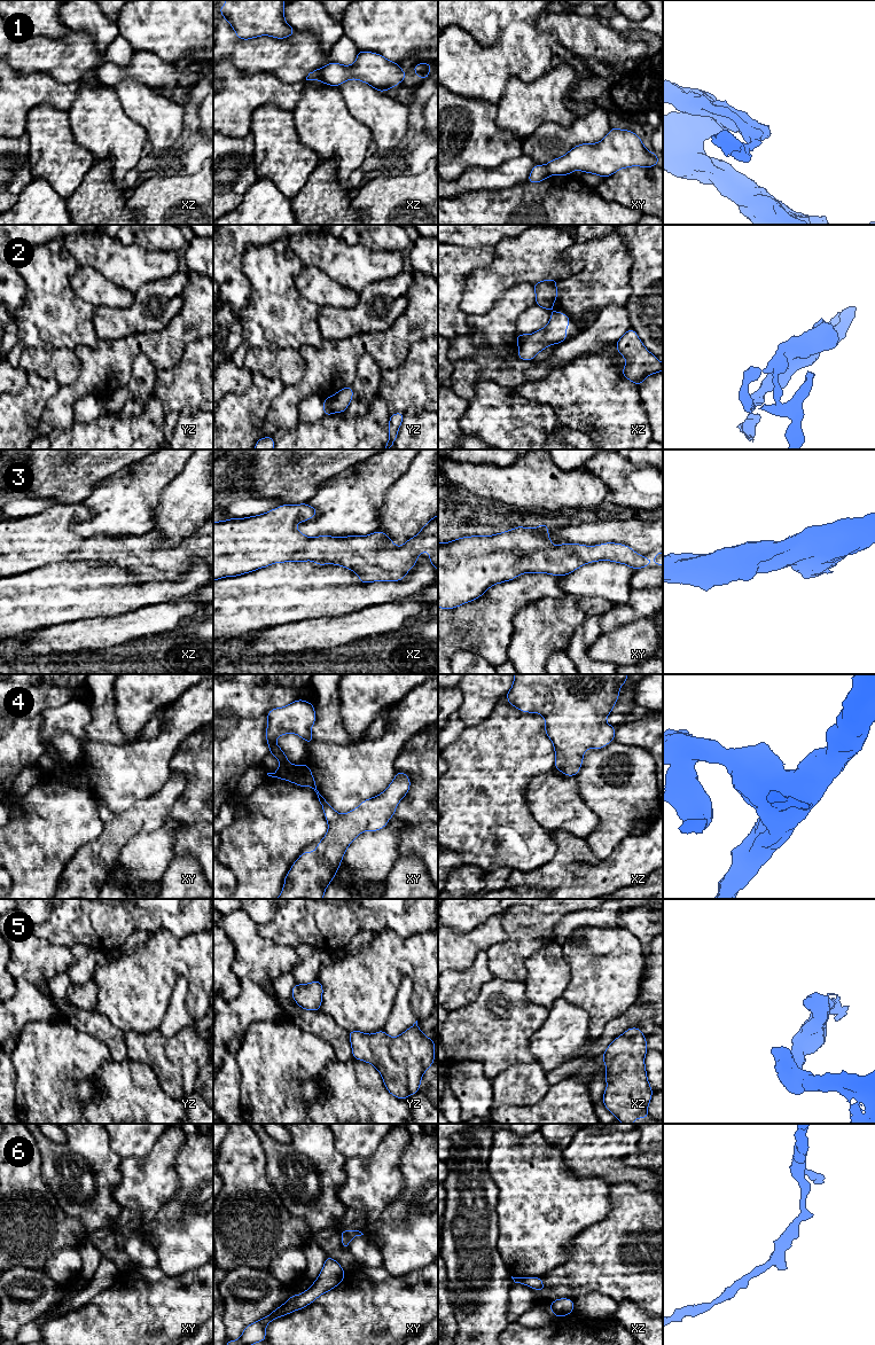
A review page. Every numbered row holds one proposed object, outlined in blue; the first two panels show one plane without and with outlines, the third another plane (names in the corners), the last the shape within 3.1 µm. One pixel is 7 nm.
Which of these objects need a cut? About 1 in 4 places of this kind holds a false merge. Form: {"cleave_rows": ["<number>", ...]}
{"cleave_rows": ["1", "2"]}

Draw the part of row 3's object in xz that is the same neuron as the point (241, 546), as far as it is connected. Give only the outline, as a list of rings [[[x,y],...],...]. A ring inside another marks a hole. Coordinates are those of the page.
[[[308,503],[281,505],[267,513],[213,522],[213,581],[225,577],[237,577],[267,568],[274,563],[313,561],[317,565],[335,564],[359,576],[360,582],[401,581],[417,563],[416,557],[429,550],[428,560],[438,572],[438,514],[403,546],[396,547],[384,532],[368,535],[318,535],[308,538],[296,525],[313,518],[318,509]]]

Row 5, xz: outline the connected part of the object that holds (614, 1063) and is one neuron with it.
[[[639,1027],[627,1029],[607,1047],[601,1057],[606,1064],[608,1082],[602,1102],[622,1124],[636,1118],[649,1118],[648,1105],[653,1097],[644,1056],[647,1040]]]

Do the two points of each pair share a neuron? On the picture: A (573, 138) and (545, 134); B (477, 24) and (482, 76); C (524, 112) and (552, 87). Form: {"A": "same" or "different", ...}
{"A": "same", "B": "different", "C": "same"}

